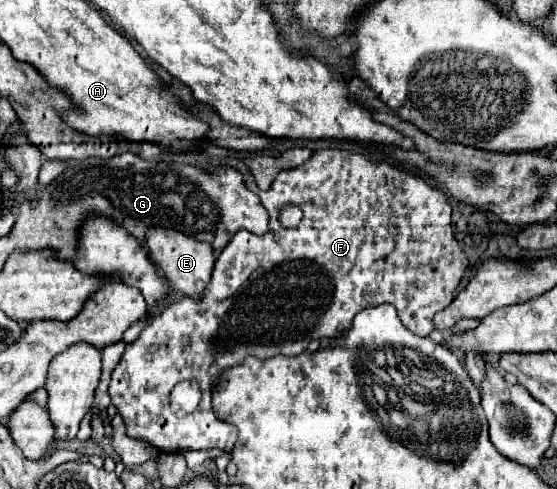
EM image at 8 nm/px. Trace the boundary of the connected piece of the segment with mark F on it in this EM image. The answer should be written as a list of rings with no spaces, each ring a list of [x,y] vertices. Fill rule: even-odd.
[[[320,148],[314,150],[310,160],[304,164],[280,170],[268,192],[262,192],[256,182],[246,184],[260,196],[262,206],[270,214],[268,234],[256,236],[246,230],[234,234],[216,258],[208,292],[198,300],[184,296],[182,300],[166,306],[160,316],[154,316],[146,324],[138,340],[126,346],[118,366],[112,372],[108,392],[112,404],[126,422],[128,436],[146,440],[162,452],[182,448],[232,450],[236,442],[236,428],[218,420],[212,412],[212,384],[216,376],[220,376],[220,370],[240,364],[246,356],[262,360],[278,354],[296,356],[304,352],[316,336],[342,336],[352,326],[356,312],[380,304],[392,304],[398,318],[410,332],[416,336],[428,336],[434,330],[434,314],[444,310],[454,300],[454,292],[464,270],[468,268],[468,258],[454,236],[450,220],[452,208],[446,192],[438,186],[430,186],[428,180],[416,172],[392,166],[386,160],[376,160],[368,152]],[[288,200],[300,200],[300,208],[304,212],[296,228],[284,228],[278,220],[278,208]],[[182,380],[196,380],[202,390],[202,400],[198,412],[174,416],[170,408],[170,392]]]

